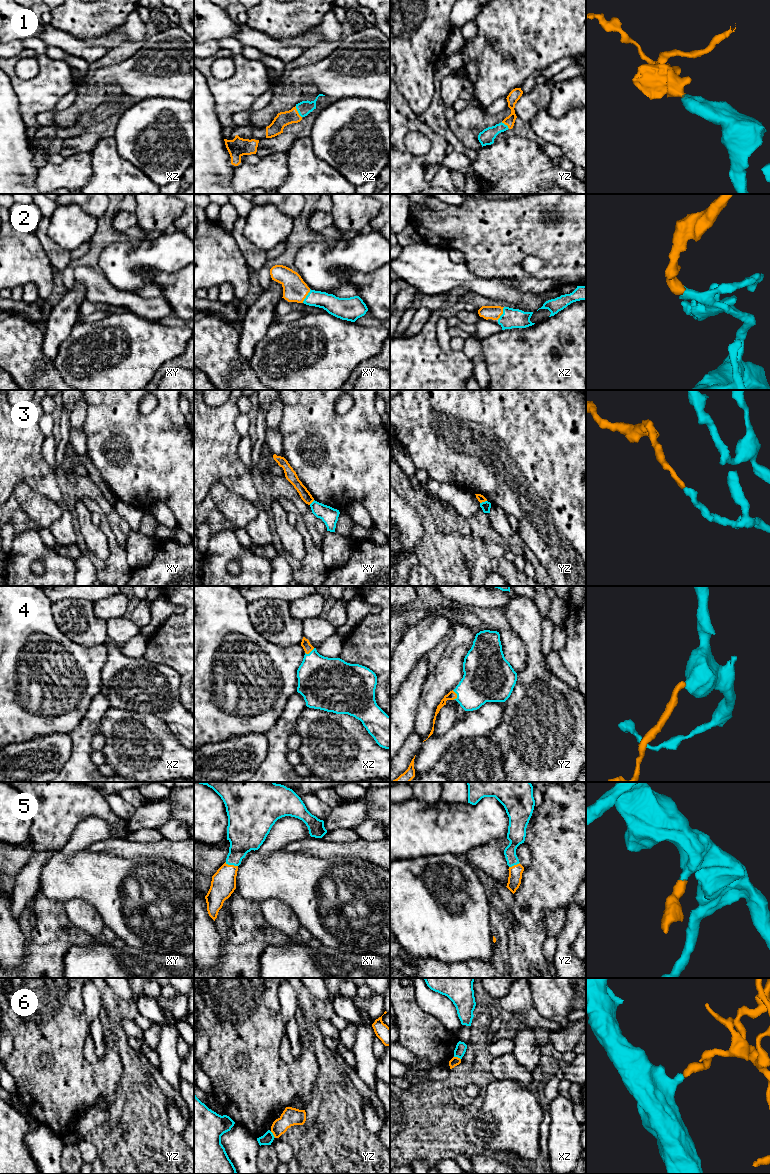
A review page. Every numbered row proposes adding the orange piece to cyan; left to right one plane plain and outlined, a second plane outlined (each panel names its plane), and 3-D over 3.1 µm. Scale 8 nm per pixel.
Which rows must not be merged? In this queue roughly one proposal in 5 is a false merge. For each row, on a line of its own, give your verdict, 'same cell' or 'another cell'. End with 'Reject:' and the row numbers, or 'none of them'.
1: same cell
2: same cell
3: another cell
4: same cell
5: same cell
6: another cell
Reject: 3, 6

